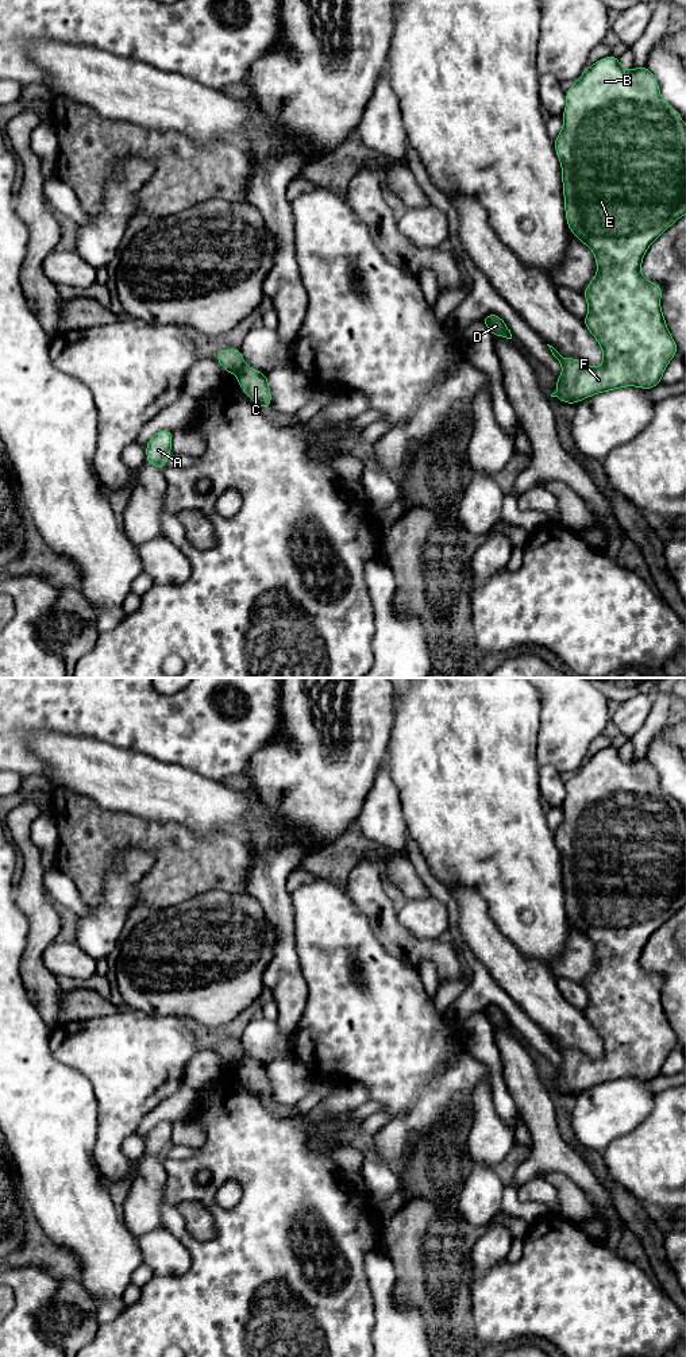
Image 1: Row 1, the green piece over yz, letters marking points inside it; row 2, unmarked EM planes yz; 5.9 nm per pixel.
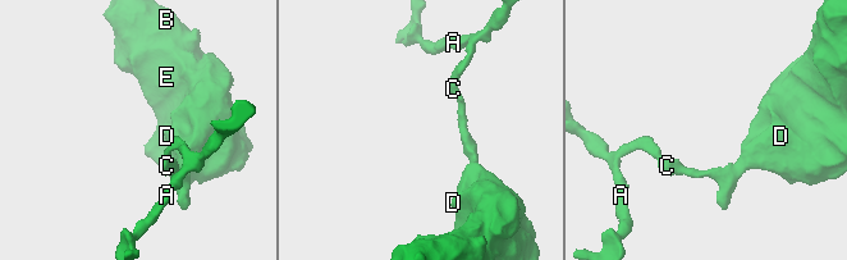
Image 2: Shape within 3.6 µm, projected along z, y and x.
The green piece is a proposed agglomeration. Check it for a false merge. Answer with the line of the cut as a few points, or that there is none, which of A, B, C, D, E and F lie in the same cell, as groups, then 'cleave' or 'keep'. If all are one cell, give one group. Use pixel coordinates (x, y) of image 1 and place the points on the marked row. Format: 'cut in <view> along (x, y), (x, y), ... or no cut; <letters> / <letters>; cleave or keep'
cut in yz along (245, 365), (236, 374); A / B C D E F; cleave

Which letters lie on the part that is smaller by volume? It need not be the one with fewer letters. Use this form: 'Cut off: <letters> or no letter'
Cut off: A

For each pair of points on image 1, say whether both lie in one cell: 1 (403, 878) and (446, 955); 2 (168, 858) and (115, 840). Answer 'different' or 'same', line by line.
1: different
2: same

